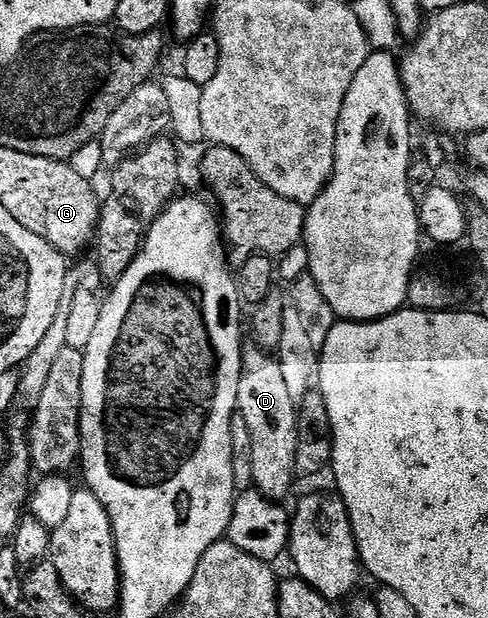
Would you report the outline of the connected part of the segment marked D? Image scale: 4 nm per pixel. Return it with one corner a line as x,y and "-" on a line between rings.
249,344
242,355
242,371
236,400
238,416
246,419
252,436
253,486
272,501
283,502
292,489
296,473
296,452
300,438
297,398
290,395
279,360
271,352

